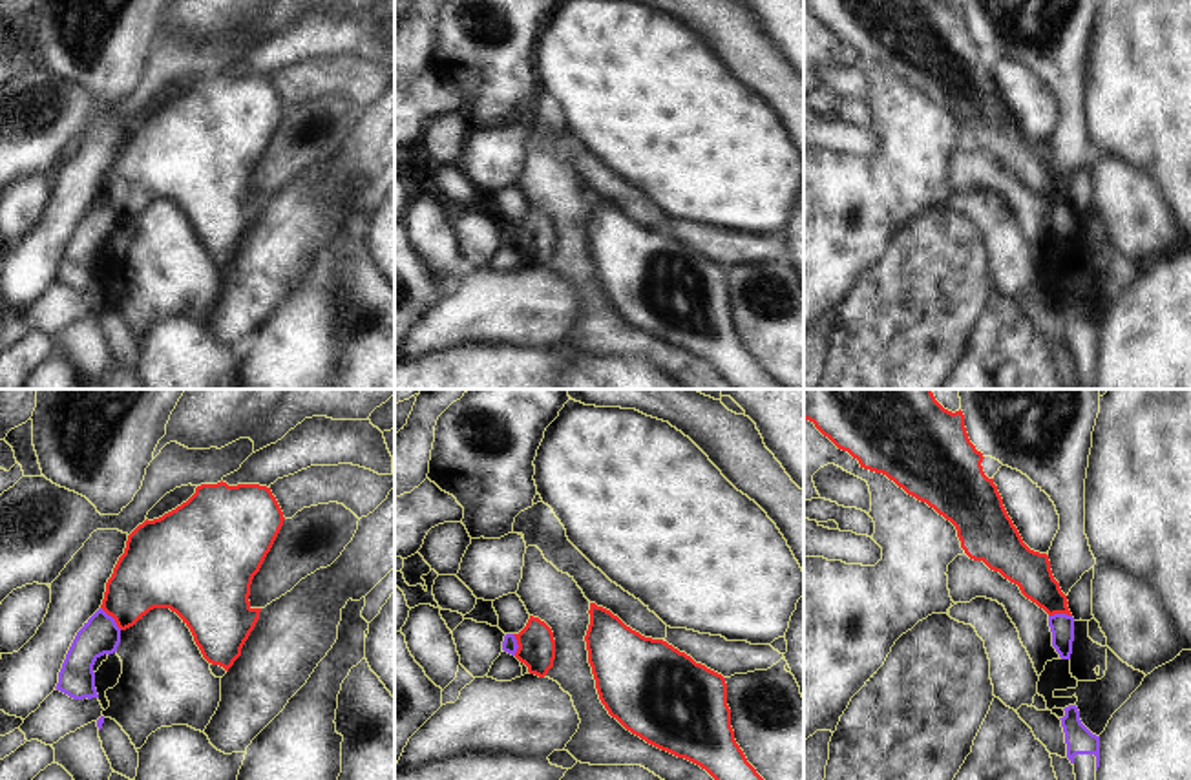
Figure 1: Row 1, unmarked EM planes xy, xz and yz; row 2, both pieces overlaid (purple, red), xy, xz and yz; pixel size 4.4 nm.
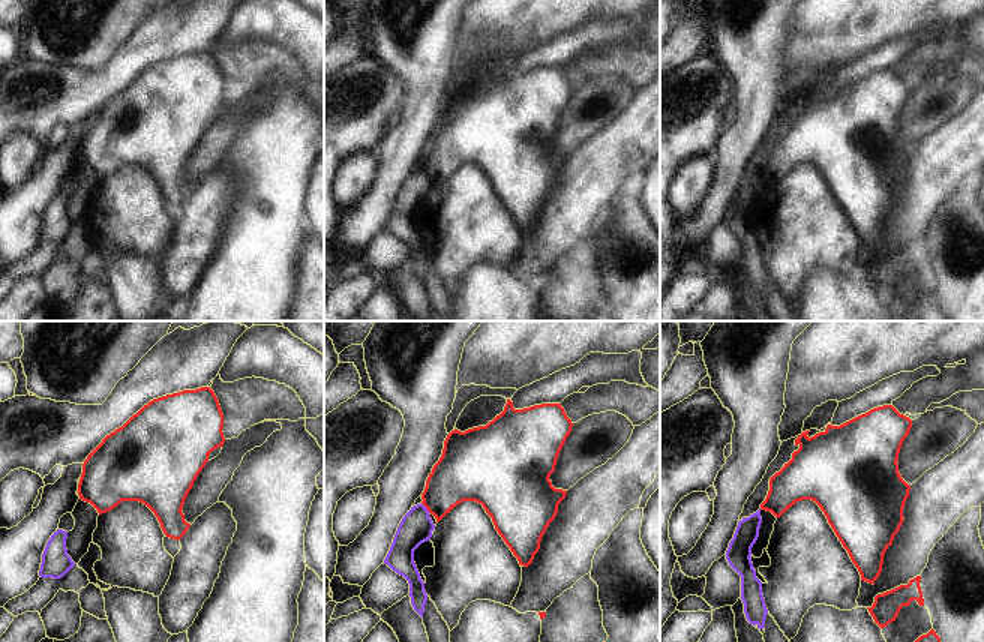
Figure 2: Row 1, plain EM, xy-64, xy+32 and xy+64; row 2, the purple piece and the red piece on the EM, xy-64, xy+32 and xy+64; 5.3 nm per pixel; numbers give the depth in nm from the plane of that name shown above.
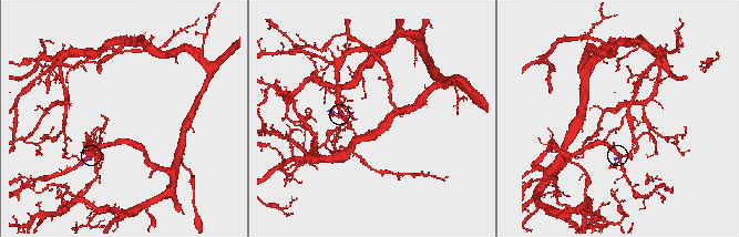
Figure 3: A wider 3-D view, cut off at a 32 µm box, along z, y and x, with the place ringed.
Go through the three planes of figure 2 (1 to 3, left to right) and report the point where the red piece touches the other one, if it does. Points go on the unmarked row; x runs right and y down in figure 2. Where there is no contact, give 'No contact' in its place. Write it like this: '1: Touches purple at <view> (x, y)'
1: No contact
2: Touches purple at xy+32 (425, 171)
3: No contact

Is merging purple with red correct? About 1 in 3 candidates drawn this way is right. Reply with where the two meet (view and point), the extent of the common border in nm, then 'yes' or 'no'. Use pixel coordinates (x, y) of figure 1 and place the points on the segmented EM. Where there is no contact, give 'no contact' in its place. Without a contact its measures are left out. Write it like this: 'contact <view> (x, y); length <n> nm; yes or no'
contact xy (112, 618); length 140 nm; no

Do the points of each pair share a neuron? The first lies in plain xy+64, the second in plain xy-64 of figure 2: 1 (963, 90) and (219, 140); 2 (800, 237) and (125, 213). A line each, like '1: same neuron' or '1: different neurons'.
1: same neuron
2: same neuron

